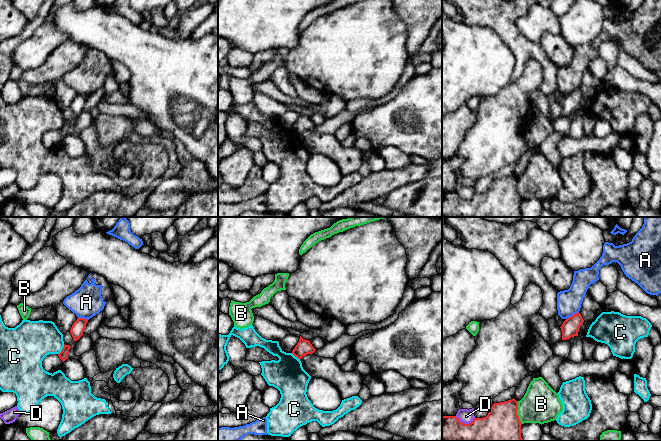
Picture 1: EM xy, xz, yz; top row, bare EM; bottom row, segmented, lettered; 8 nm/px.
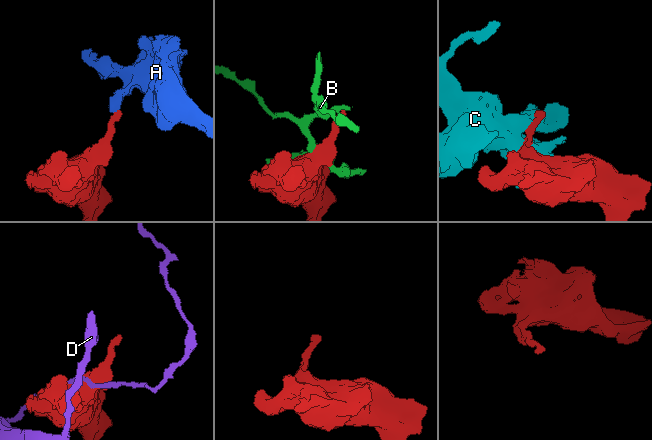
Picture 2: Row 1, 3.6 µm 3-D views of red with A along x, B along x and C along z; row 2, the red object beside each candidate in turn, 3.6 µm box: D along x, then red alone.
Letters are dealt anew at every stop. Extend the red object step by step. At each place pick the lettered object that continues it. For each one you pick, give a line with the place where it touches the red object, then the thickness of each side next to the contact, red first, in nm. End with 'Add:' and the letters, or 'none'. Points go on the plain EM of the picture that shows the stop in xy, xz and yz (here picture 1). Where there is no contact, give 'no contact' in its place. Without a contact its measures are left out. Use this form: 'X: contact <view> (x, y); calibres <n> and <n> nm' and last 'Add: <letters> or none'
Add: none

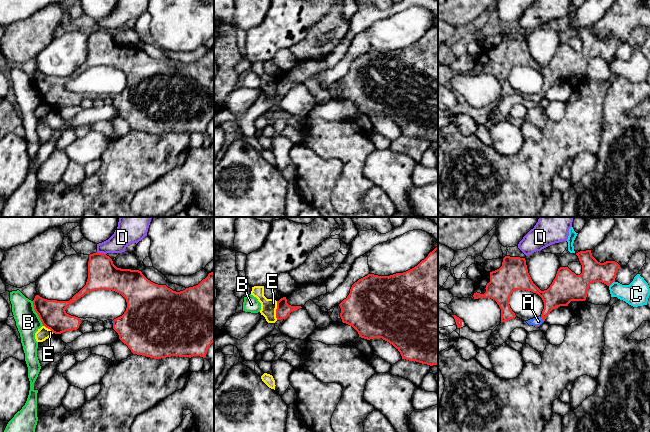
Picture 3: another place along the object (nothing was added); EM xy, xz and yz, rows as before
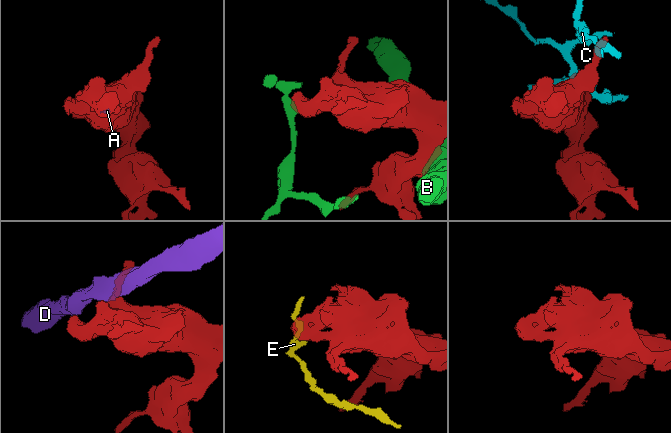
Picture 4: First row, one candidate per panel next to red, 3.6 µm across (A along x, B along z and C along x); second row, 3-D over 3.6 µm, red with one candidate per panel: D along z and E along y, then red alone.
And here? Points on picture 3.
A: contact yz (542, 95); calibres 200 and 70 nm
Add: A

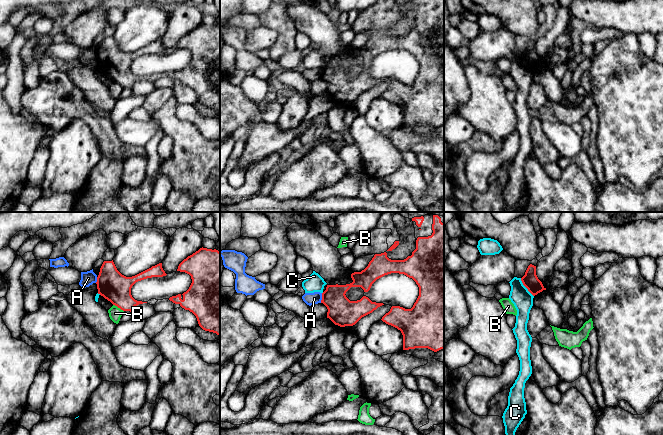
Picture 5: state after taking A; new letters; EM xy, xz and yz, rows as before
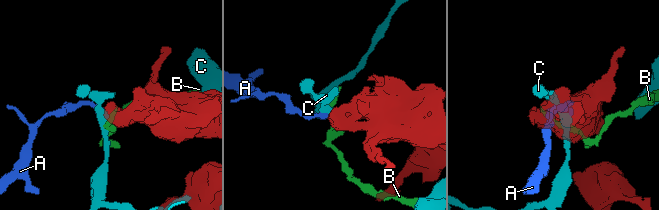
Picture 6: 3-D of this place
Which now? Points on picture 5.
Add: none

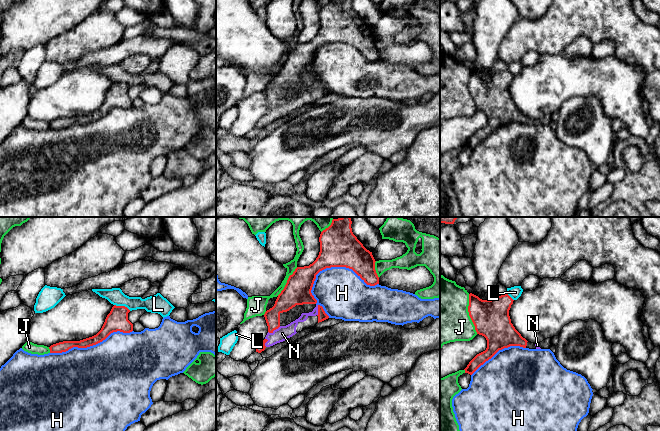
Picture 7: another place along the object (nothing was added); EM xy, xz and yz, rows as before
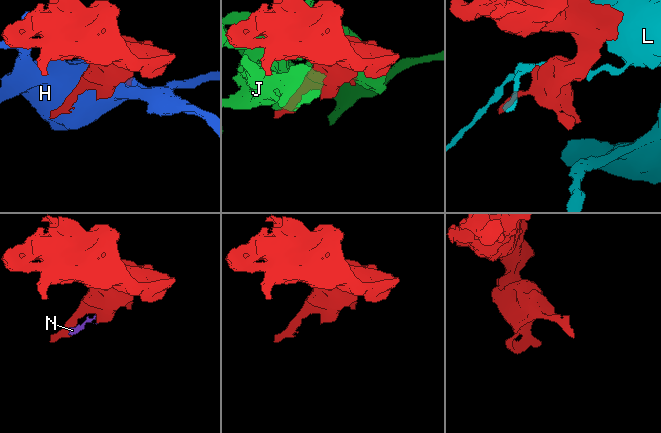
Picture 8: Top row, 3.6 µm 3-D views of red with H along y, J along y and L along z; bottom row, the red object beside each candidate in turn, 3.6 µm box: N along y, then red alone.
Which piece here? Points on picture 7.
N: contact xz (274, 105); calibres 150 and 110 nm
Add: N

